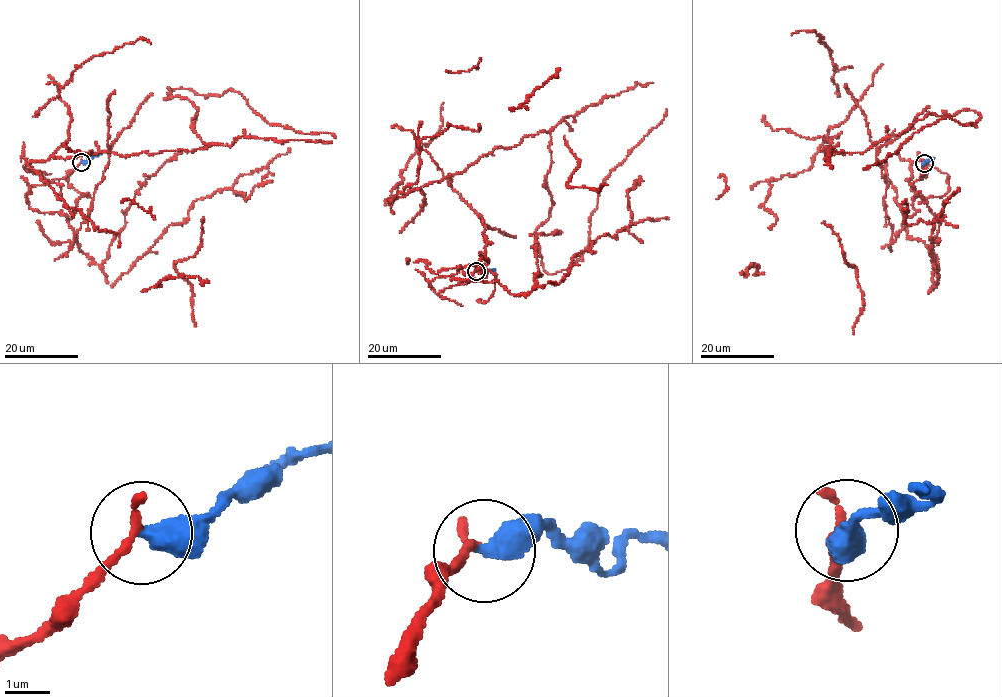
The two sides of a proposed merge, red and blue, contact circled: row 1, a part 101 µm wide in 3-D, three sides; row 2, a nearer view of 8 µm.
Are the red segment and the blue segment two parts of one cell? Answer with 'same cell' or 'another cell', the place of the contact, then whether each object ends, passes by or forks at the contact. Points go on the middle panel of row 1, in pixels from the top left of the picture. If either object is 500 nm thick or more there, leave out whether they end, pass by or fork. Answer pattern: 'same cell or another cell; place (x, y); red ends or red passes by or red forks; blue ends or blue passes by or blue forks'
another cell; place (476, 271)

